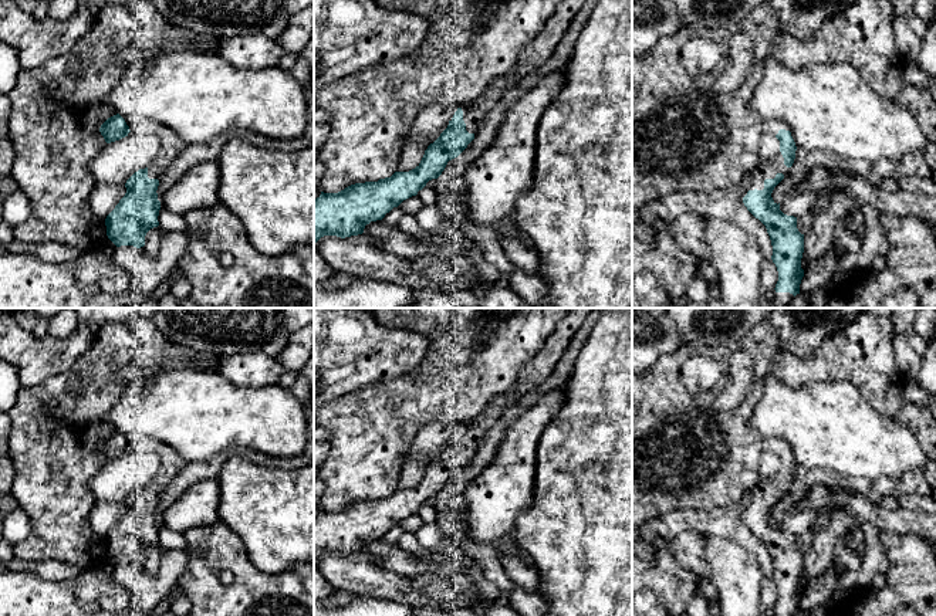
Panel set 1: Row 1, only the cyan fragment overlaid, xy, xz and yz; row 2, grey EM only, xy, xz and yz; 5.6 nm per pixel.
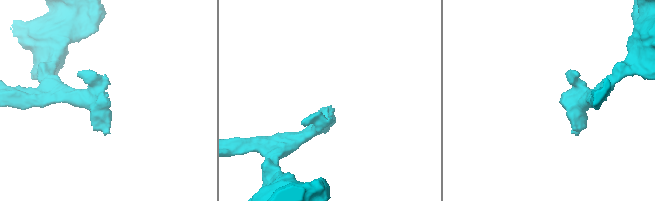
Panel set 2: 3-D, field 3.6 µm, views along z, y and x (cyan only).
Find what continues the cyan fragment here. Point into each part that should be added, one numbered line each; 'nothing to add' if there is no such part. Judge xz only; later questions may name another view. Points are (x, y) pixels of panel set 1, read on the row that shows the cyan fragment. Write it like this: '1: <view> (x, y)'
1: xz (539, 51)

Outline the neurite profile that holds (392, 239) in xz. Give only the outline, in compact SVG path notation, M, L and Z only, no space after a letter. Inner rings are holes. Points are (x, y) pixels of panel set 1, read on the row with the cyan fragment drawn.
M383 220L371 221L364 233L378 241L382 250L395 257L413 260L420 257L442 258L452 263L462 277L467 277L472 270L473 258L469 254L457 253L452 246L440 246L419 238L402 230L402 224L388 224Z

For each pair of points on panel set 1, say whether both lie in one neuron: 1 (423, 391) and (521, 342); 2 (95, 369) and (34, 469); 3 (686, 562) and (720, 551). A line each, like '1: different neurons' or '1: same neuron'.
1: same neuron
2: same neuron
3: different neurons

